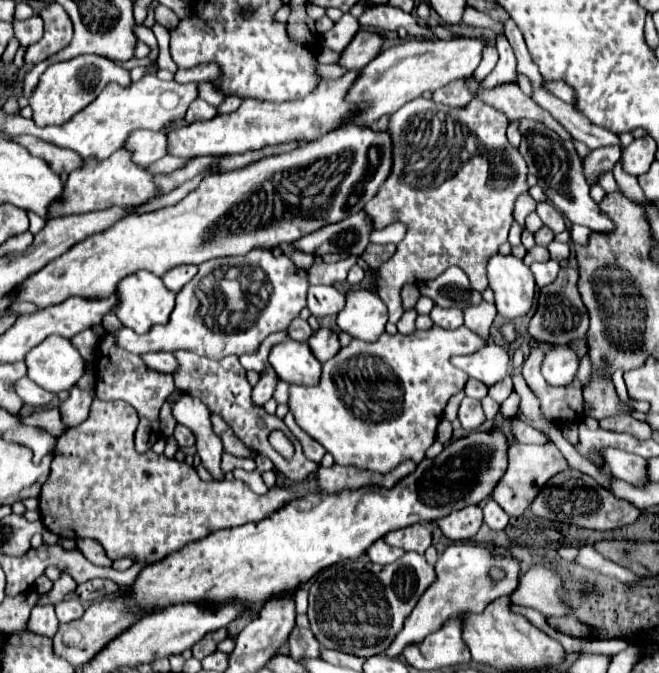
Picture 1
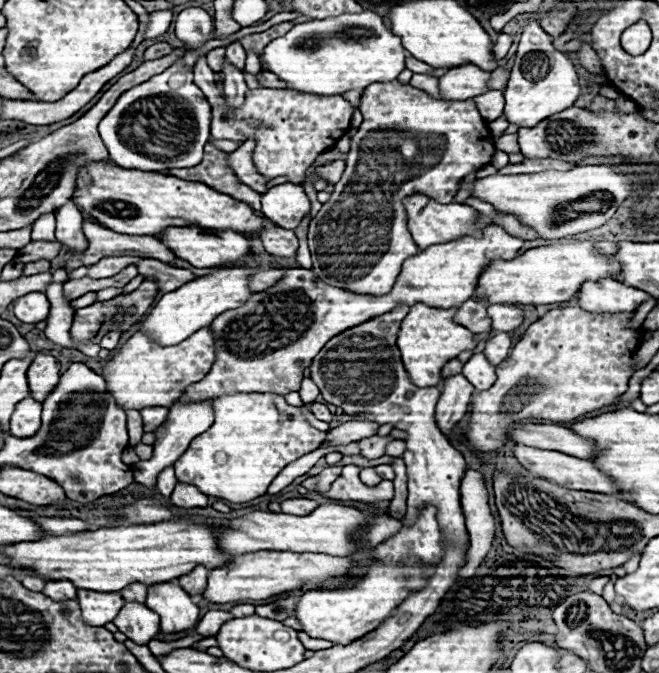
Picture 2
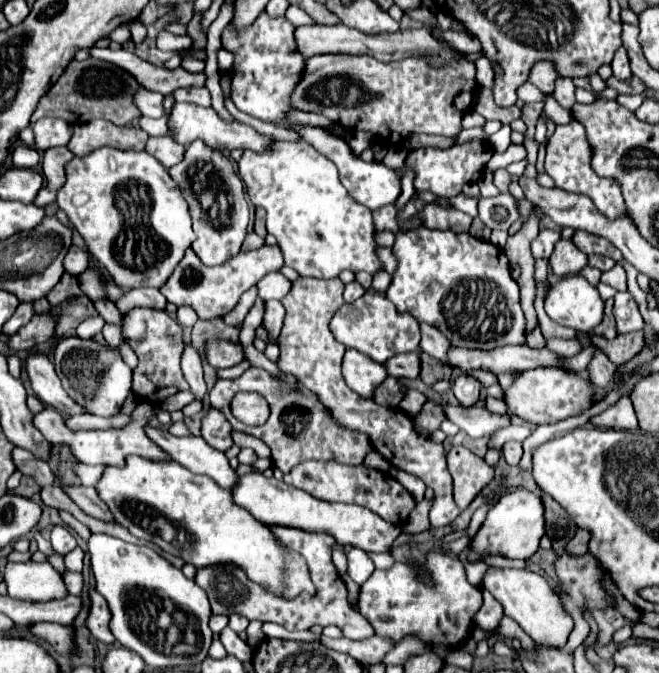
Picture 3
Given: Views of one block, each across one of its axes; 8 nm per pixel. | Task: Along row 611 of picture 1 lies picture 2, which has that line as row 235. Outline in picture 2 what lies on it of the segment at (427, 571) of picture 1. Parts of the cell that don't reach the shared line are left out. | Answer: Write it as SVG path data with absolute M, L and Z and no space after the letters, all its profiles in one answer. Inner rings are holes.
M376 82L374 86L366 86L362 94L360 112L364 122L356 136L352 136L350 152L346 154L346 172L340 182L334 184L334 192L326 204L322 204L320 212L312 218L308 230L308 244L312 252L312 270L328 284L344 290L354 290L360 294L388 294L400 274L402 262L414 254L418 254L418 246L414 238L408 234L404 198L410 194L426 194L436 202L448 204L458 192L458 180L466 174L486 166L492 160L494 144L490 142L490 130L486 120L480 116L474 100L464 102L444 102L434 100L424 90L412 88L410 84L394 82ZM336 256L334 270L326 260Z

